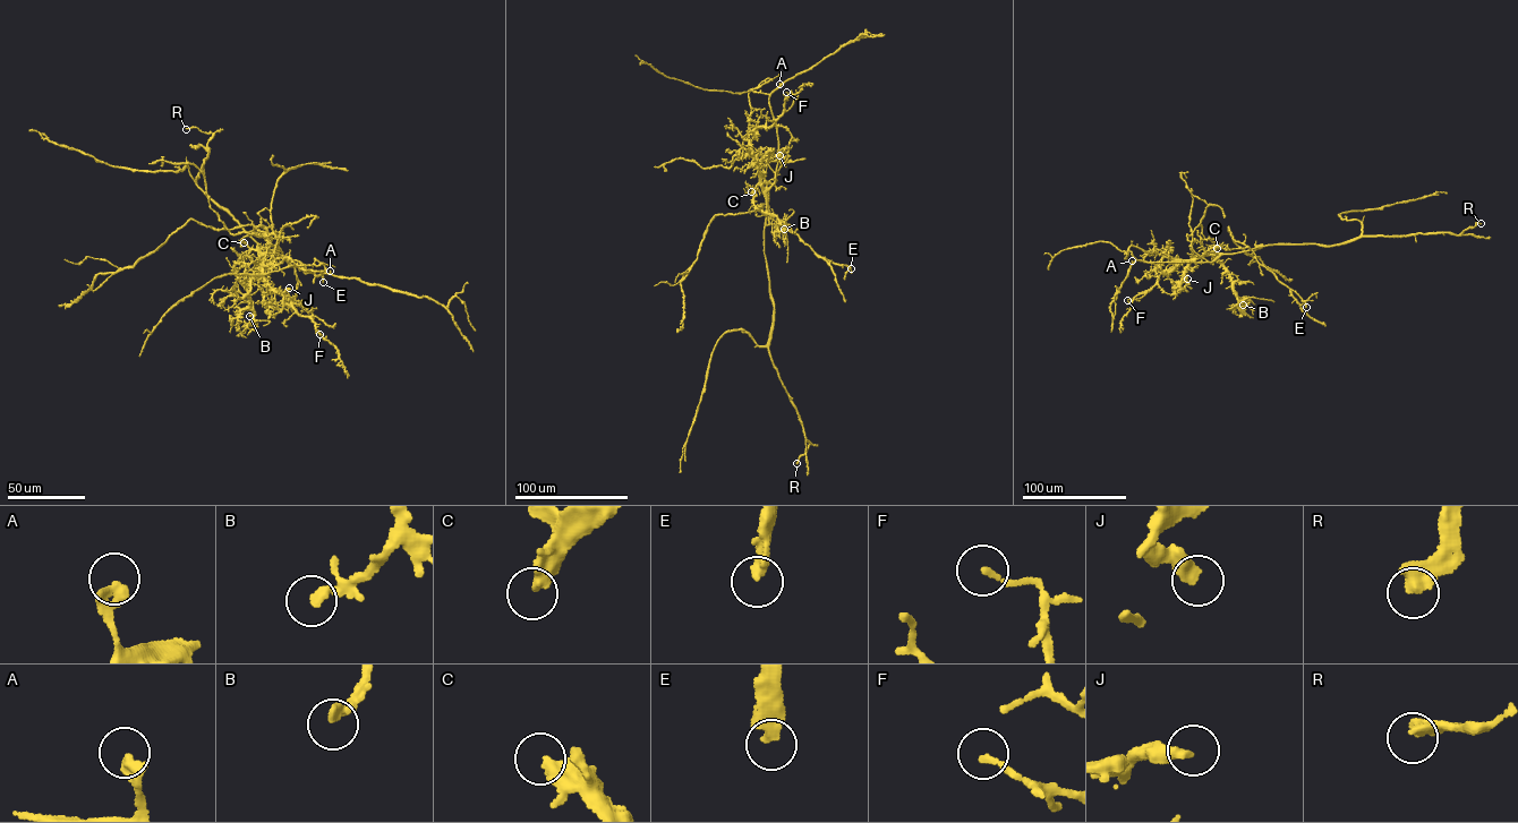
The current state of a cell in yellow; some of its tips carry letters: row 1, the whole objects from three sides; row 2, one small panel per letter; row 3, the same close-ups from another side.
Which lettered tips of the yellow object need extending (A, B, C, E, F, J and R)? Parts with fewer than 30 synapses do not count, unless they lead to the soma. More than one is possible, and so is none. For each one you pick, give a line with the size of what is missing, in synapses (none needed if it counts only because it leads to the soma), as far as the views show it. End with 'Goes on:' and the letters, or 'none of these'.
C: about 110 synapses
E: about 30 synapses
R: about 30 synapses
Goes on: C, E, R

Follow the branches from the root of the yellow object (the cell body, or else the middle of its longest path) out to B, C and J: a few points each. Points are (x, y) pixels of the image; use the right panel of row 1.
B: (1256, 247), (1234, 253), (1212, 253), (1222, 265), (1235, 296), (1243, 305)
C: (1256, 247), (1234, 253), (1212, 253), (1217, 248)
J: (1256, 247), (1199, 257), (1185, 273), (1187, 279)

